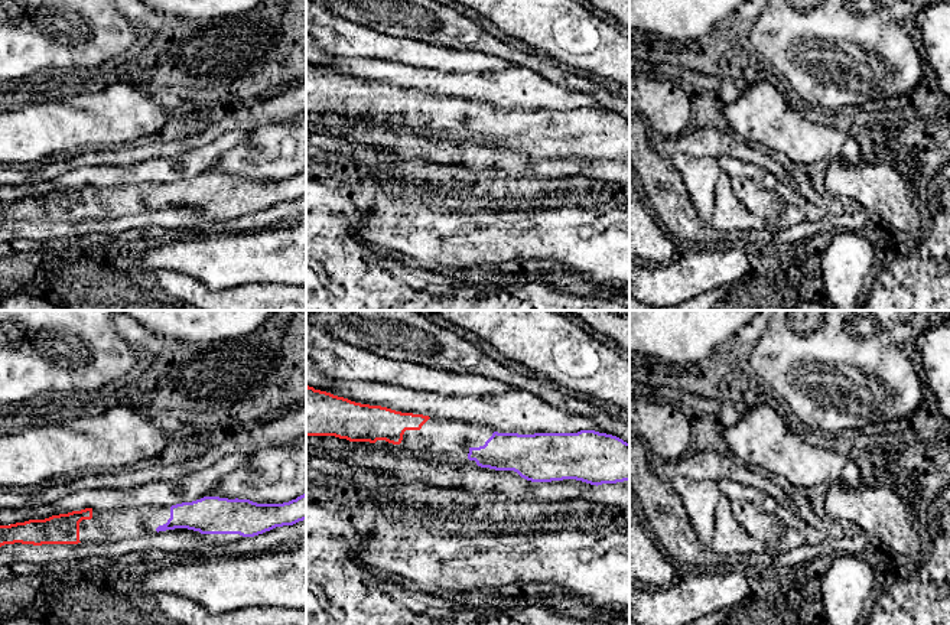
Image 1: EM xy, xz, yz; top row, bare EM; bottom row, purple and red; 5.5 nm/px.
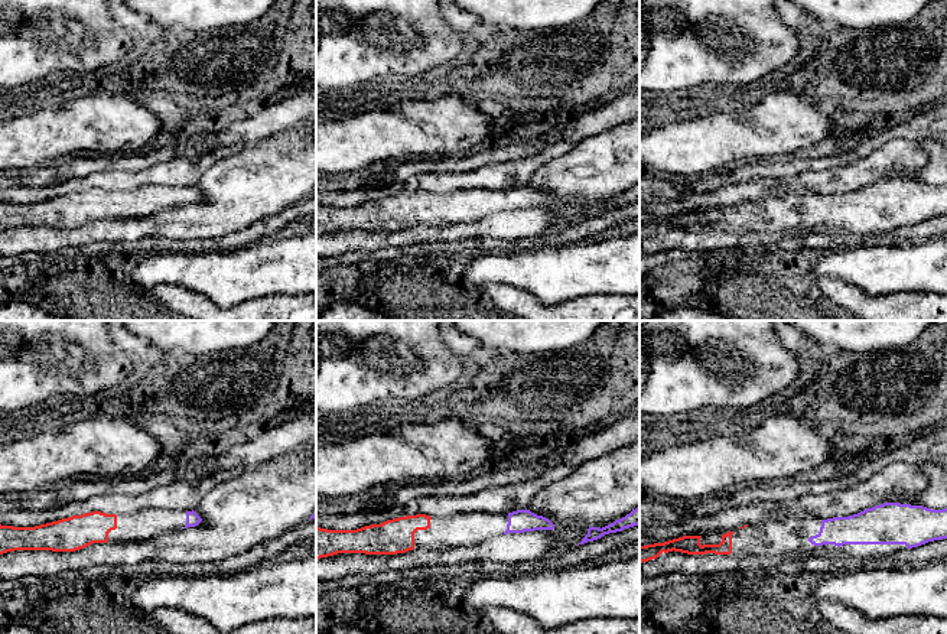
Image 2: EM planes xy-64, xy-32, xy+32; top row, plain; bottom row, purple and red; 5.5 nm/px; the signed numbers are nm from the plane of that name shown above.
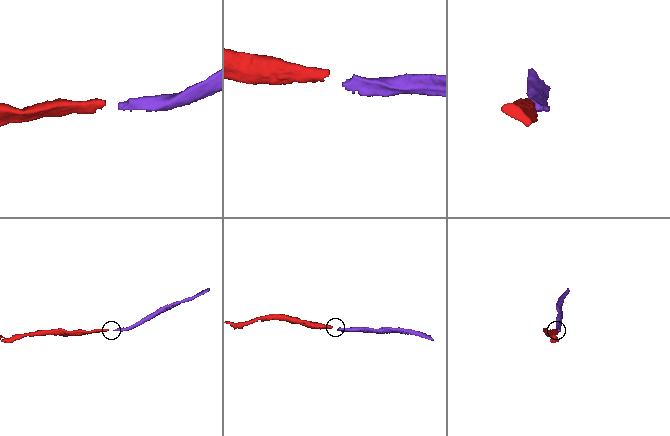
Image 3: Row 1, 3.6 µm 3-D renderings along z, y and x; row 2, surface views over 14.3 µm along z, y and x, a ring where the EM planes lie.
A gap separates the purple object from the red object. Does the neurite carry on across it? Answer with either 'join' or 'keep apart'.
join

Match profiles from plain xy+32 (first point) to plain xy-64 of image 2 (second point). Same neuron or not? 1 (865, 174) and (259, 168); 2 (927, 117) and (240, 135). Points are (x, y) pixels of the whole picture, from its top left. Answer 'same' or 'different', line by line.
1: different
2: same

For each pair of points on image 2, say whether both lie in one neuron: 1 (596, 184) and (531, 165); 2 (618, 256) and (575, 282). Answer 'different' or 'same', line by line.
1: different
2: same

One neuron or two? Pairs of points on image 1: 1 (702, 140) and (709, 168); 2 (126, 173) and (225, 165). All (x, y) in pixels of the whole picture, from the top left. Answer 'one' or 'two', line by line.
1: two
2: two

